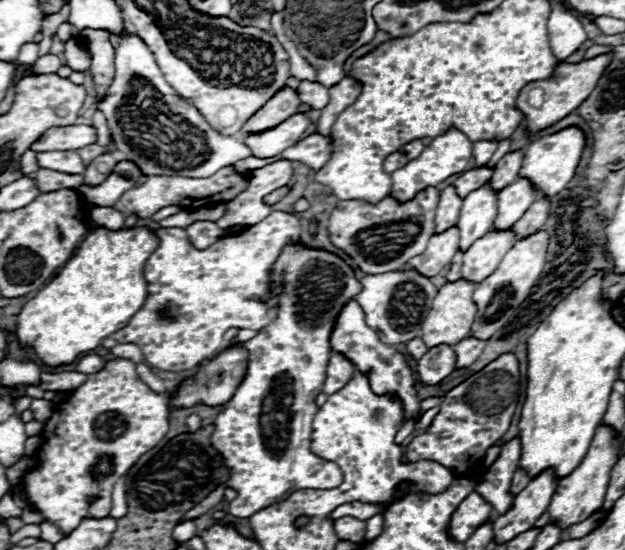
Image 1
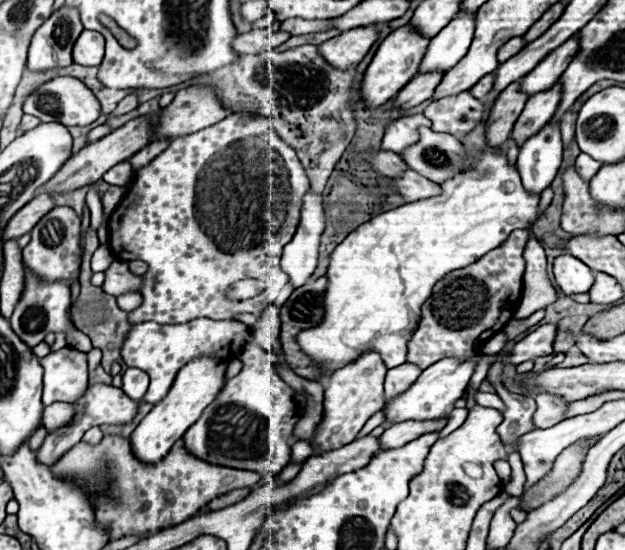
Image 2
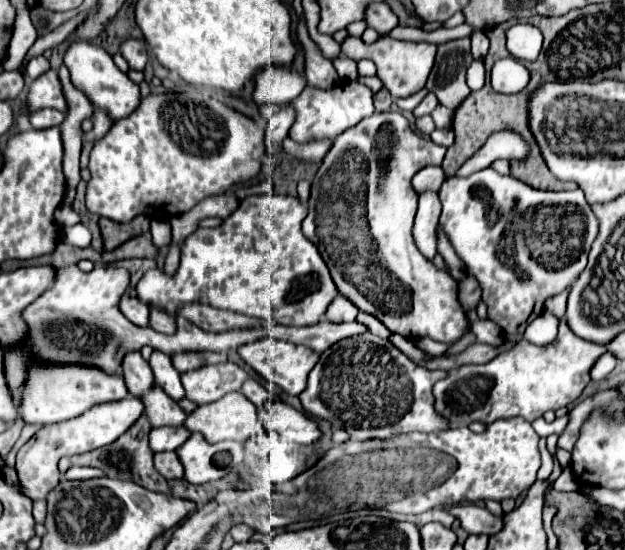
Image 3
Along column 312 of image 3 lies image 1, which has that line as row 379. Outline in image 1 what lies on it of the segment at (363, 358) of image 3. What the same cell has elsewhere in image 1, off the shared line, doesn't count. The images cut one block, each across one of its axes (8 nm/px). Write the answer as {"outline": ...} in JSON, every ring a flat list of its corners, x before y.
{"outline":[[350,300,344,306,344,310,338,314,330,336,330,346,332,346,332,352,338,352,350,358,350,362,354,362,354,366,368,376,368,382,374,394,394,394,404,408,404,420,412,420,412,418,416,420,416,430,426,430,430,426,430,422,438,414,438,408,430,408,424,414,420,414,420,398,414,388,416,382,412,376,412,368,408,366,404,354,400,354,392,346,382,344,378,334,364,324,364,312,356,300]]}

